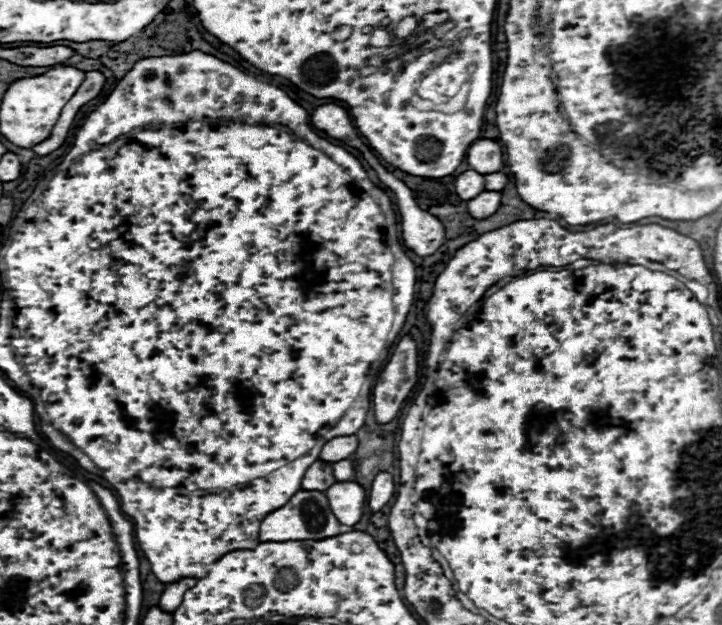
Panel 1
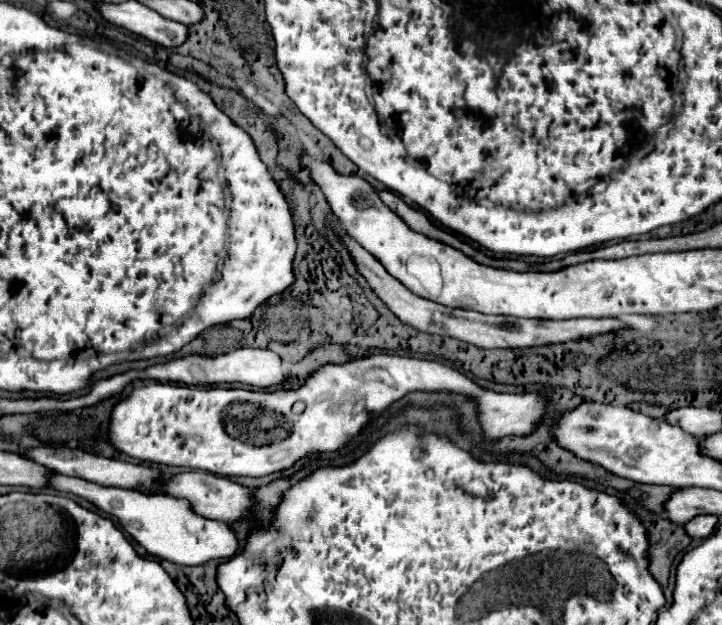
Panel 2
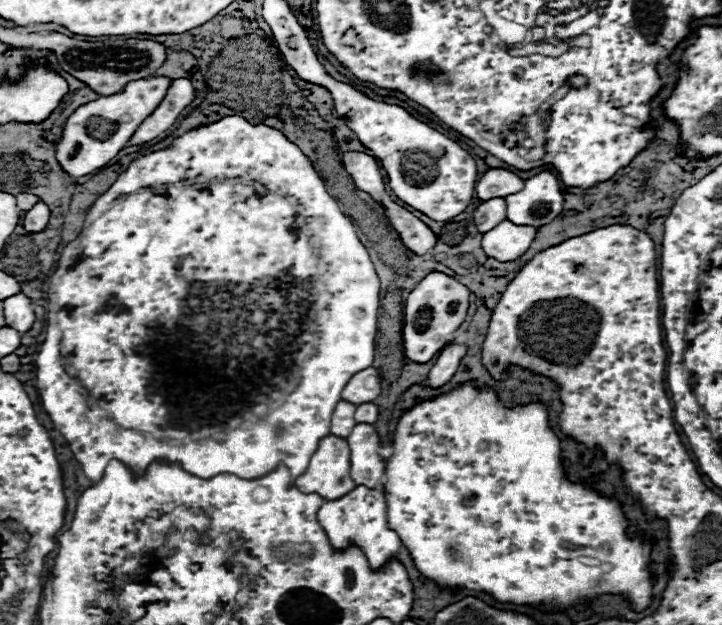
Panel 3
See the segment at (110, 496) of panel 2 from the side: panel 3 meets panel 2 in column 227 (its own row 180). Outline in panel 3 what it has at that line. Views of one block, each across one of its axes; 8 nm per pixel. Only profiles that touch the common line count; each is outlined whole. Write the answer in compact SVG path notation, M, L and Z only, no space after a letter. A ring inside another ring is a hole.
M550 170L524 180L524 188L506 196L506 218L514 224L540 228L550 224L564 208L564 192L560 180Z

